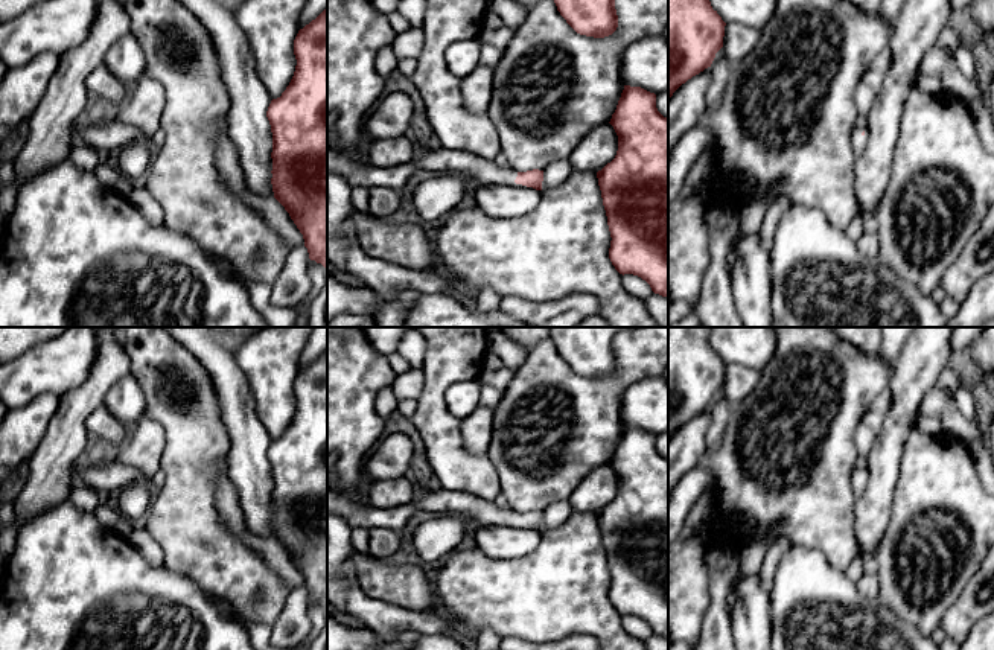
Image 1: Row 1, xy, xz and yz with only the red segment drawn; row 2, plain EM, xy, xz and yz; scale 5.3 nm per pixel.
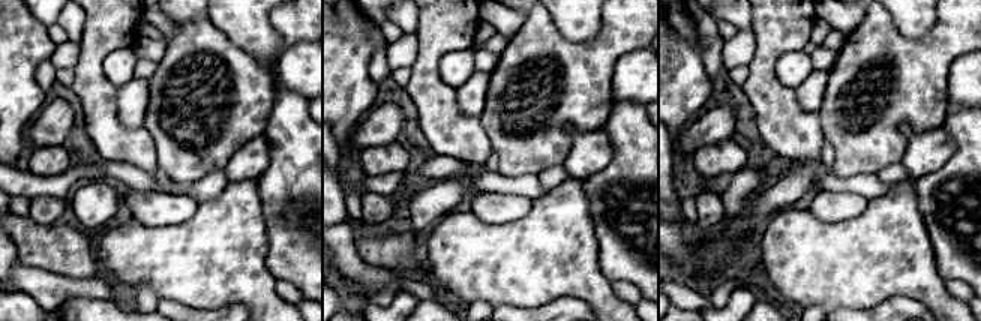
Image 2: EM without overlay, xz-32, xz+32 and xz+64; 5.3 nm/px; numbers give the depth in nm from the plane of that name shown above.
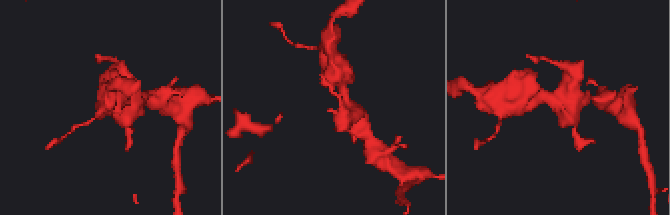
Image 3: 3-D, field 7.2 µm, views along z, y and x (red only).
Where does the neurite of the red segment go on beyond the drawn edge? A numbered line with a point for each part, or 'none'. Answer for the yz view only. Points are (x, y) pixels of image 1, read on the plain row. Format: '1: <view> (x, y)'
1: yz (859, 483)

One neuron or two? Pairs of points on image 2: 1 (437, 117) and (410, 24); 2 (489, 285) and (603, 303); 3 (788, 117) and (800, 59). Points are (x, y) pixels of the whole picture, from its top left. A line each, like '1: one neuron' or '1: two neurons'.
1: two neurons
2: one neuron
3: two neurons

